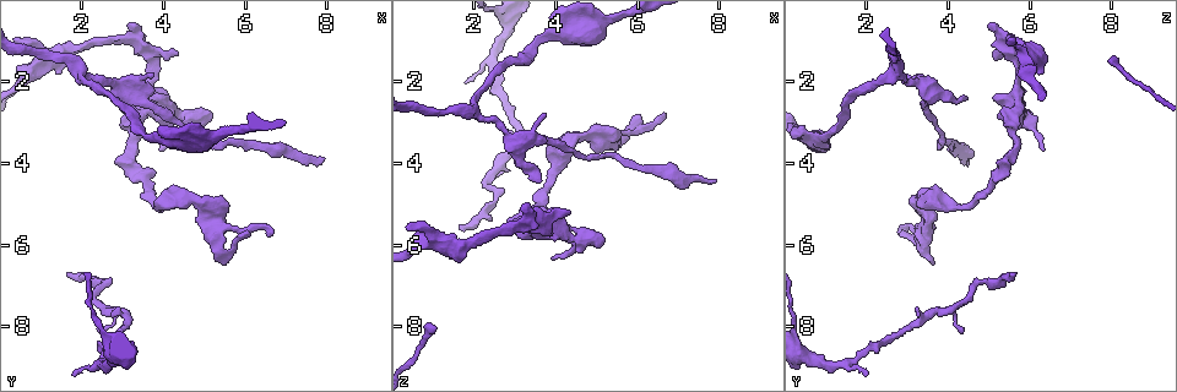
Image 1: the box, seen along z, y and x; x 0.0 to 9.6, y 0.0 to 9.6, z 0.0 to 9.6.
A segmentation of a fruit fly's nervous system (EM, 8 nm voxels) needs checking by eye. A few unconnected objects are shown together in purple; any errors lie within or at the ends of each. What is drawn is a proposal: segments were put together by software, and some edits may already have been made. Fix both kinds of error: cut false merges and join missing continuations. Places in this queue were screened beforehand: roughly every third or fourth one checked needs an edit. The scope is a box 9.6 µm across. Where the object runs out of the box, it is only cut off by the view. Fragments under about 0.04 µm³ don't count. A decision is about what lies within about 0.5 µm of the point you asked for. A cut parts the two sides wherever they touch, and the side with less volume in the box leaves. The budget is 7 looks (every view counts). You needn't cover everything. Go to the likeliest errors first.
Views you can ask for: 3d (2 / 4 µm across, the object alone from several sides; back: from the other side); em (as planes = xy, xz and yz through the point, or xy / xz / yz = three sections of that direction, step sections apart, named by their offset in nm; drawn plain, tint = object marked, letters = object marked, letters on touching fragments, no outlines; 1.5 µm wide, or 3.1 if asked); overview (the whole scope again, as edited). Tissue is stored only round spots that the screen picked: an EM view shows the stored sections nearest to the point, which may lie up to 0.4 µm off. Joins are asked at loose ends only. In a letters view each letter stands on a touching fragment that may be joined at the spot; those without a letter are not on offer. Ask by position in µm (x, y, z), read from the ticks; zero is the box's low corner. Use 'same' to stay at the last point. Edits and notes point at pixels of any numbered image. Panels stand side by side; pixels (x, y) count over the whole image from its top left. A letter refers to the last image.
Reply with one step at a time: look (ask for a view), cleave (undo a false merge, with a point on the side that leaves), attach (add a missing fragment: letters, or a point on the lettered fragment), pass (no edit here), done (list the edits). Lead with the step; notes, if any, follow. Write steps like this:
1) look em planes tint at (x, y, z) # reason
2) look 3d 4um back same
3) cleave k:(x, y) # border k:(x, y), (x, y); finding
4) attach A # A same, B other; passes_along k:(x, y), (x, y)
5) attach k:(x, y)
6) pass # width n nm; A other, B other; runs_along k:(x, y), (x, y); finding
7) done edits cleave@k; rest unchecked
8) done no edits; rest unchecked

look em planes letters at (1.65, 6.75, 5.65) # tapers out

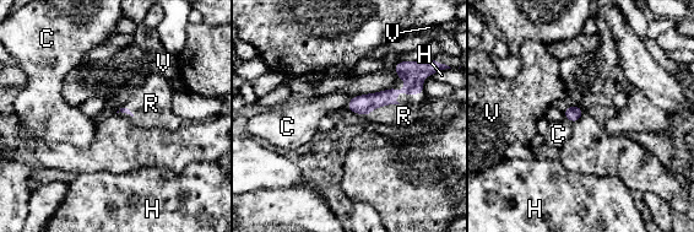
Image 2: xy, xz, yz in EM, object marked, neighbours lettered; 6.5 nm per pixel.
attach R # C other, H other, R same, V other; passes_along 2:(363, 104), (380, 106), (404, 116); it goes on there

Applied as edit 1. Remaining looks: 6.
look overview

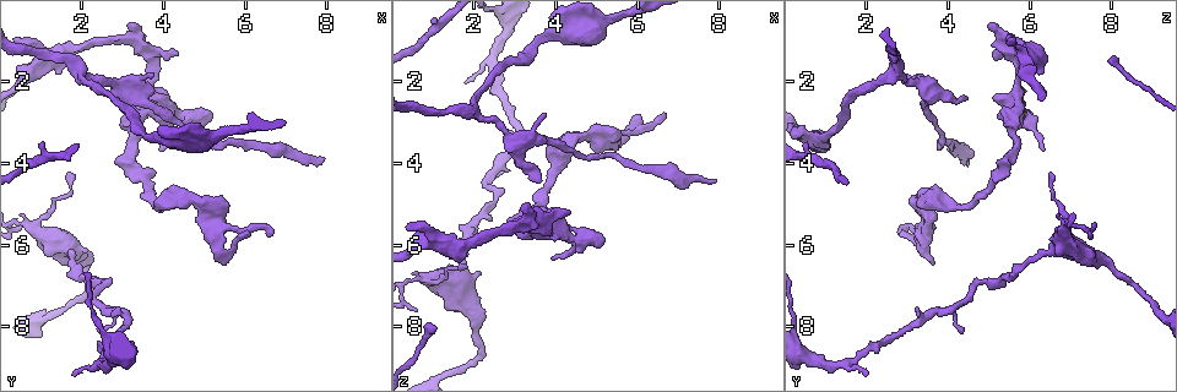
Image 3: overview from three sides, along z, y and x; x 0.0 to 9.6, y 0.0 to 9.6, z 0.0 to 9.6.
look em planes letters at (6.70, 5.75, 2.80) # thin end

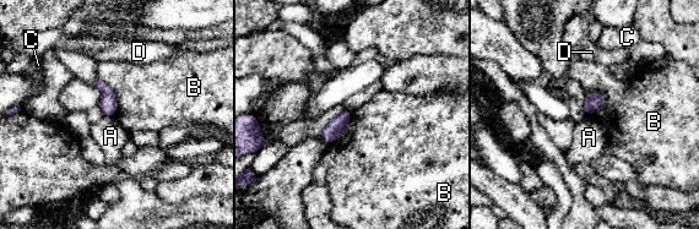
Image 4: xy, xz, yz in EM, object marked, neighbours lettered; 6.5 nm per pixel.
pass # A other, B other, C other, D other; border 4:(603, 93), (603, 104), (590, 115); no lettered fragment goes on from it

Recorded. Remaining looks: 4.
look em planes letters at (3.95, 3.70, 6.35) # free end

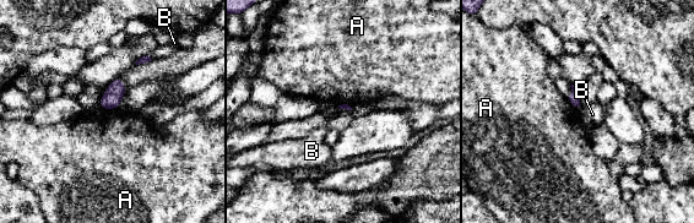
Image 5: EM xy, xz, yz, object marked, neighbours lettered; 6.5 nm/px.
pass # A other, B other; border 5:(581, 105), (578, 110); no lettered fragment goes on from it

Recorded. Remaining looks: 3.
done edits attach@2; rest unchecked

